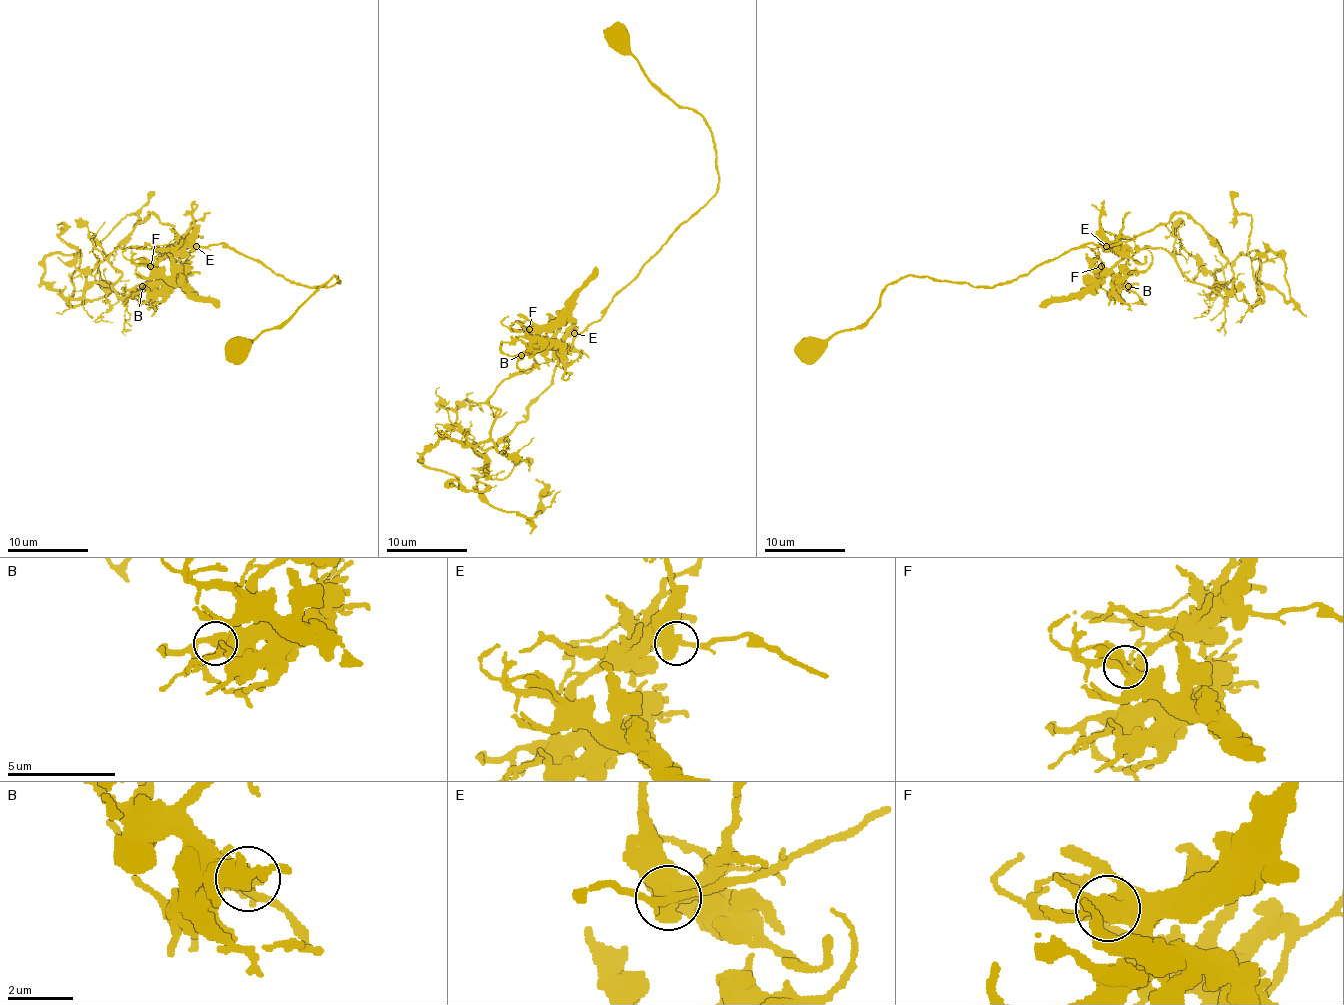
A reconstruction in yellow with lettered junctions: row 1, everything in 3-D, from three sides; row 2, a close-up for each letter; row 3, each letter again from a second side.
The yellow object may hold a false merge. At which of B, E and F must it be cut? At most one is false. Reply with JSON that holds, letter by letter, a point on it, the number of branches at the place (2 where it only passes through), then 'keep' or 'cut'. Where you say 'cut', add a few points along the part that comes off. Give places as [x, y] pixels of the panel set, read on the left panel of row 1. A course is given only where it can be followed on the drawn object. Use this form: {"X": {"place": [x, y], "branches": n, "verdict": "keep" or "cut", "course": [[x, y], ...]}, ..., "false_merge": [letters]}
{"B": {"place": [142, 286], "branches": 3, "verdict": "keep"}, "E": {"place": [196, 246], "branches": 3, "verdict": "cut", "course": [[195, 246], [173, 250], [163, 258], [159, 270], [187, 294], [205, 296], [217, 306]]}, "F": {"place": [150, 266], "branches": 3, "verdict": "keep"}, "false_merge": ["E"]}

